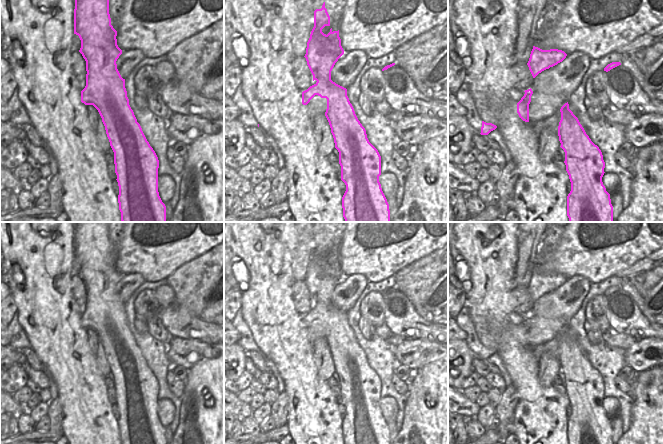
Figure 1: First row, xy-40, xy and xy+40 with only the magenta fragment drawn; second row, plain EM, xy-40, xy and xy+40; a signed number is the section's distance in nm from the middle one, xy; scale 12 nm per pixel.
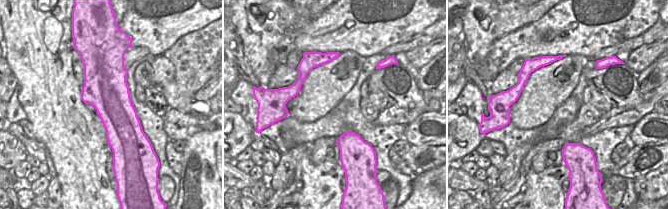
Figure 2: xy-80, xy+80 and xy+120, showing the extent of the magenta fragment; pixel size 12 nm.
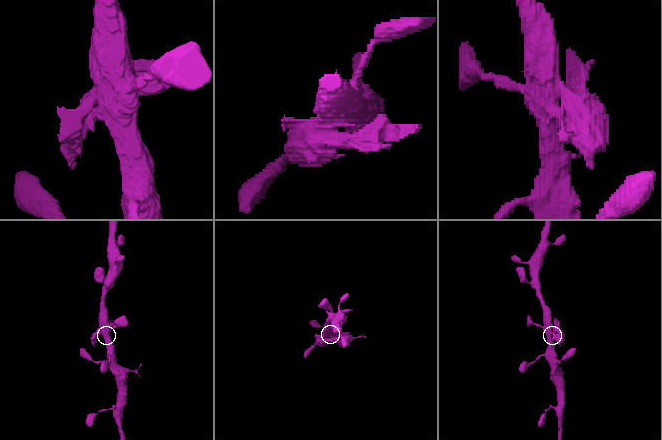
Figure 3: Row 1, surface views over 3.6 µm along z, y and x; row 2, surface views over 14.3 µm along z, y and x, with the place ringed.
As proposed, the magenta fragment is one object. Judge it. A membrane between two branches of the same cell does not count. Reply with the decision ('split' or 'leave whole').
split

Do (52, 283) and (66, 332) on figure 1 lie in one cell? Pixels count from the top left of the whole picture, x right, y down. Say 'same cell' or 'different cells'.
same cell

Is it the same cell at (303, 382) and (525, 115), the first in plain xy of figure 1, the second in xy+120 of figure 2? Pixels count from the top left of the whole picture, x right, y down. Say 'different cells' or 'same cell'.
different cells

